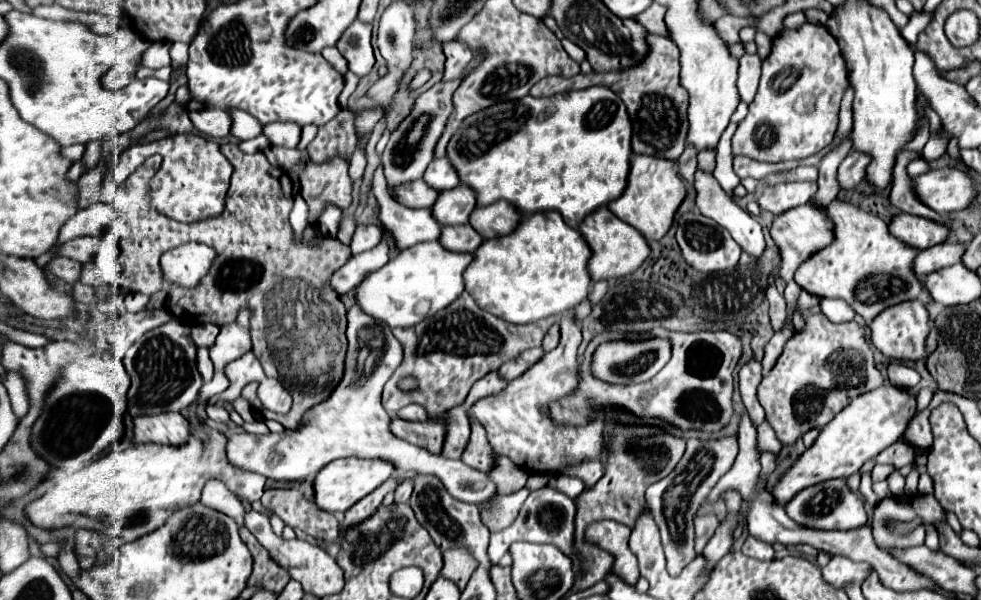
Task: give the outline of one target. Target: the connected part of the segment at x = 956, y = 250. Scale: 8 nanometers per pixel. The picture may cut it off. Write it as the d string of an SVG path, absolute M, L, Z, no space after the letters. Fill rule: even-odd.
M941 242L937 246L931 246L927 250L917 252L915 260L913 260L913 272L915 276L923 276L923 274L931 274L935 268L947 268L951 264L957 264L961 260L965 246L963 244L955 244L955 242Z

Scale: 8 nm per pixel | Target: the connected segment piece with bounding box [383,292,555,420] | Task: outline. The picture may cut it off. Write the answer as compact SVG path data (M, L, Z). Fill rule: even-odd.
M463 292L453 304L449 304L445 310L439 310L437 314L433 316L427 316L423 322L419 322L417 326L411 326L411 328L395 328L393 330L393 336L401 342L403 346L403 362L401 366L395 370L395 374L391 376L391 380L385 384L385 390L383 390L383 406L387 412L397 412L401 406L407 406L407 404L419 404L427 410L427 416L429 420L437 420L441 414L445 414L447 410L451 410L453 406L459 406L465 402L471 386L481 378L485 376L487 372L491 370L499 370L505 362L517 358L521 352L529 350L529 348L535 348L535 346L541 346L543 342L543 336L545 332L553 326L555 318L543 318L543 320L537 320L537 322L531 322L531 324L523 324L523 326L517 326L517 324L511 324L511 322L505 322L485 310L481 310L473 298ZM403 378L415 378L417 380L417 388L415 390L401 390L399 388L399 382Z

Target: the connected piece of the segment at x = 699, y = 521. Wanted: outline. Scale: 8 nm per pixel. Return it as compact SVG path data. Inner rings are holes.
M707 514L707 516L701 516L701 518L695 518L695 552L701 554L705 544L709 542L709 538L713 536L715 528L719 526L717 518L713 514Z

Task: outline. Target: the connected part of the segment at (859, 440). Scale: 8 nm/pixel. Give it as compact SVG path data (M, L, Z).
M881 386L873 392L865 392L851 400L827 426L823 426L815 444L807 448L793 466L781 474L781 478L771 488L771 496L777 506L785 506L797 492L831 480L831 478L847 478L863 466L865 460L875 458L887 446L897 442L897 438L905 432L909 420L915 414L915 396L899 390L895 386Z

